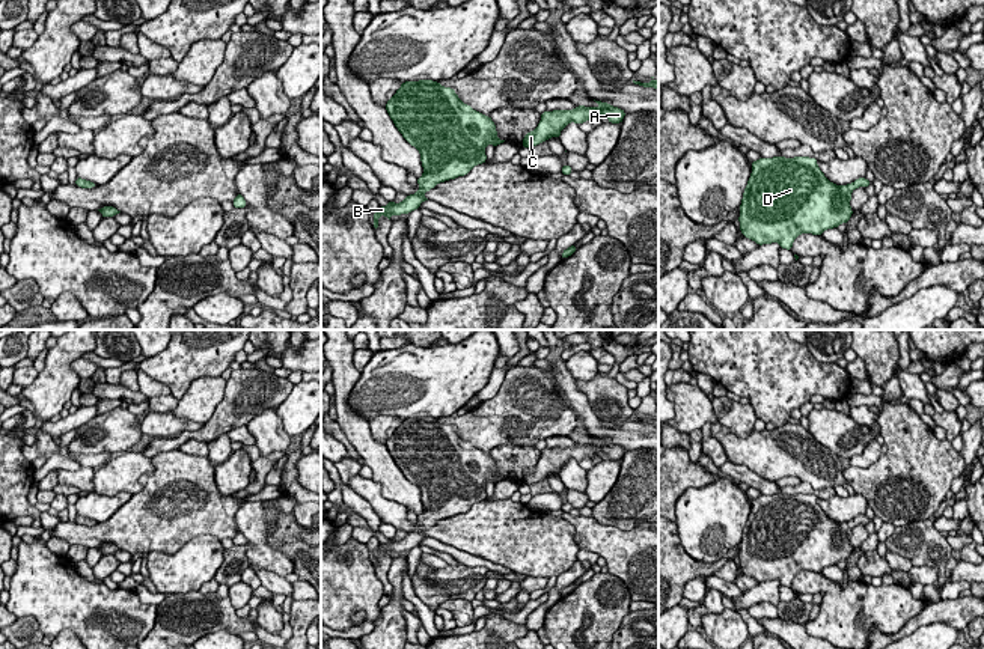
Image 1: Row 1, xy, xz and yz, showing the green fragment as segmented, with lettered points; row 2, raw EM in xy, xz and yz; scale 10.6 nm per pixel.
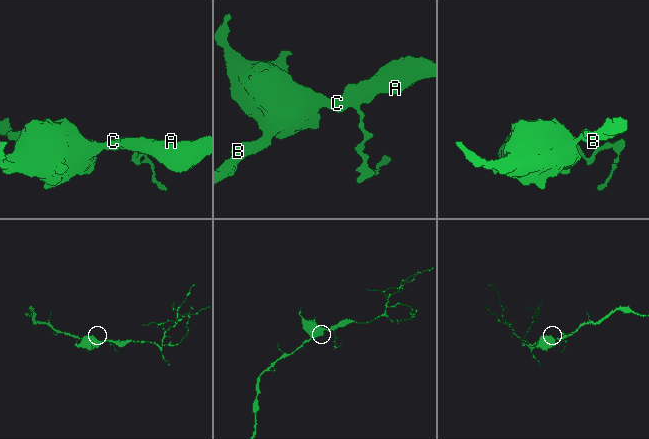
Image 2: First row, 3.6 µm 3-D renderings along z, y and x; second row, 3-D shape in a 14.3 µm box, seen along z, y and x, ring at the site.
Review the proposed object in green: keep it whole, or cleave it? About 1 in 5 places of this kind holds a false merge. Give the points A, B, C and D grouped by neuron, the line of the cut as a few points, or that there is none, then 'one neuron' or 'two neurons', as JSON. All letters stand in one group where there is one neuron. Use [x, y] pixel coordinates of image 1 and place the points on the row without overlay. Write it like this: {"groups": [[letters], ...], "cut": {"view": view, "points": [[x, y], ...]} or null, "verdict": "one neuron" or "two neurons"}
{"groups": [["A", "B", "C", "D"]], "cut": null, "verdict": "one neuron"}

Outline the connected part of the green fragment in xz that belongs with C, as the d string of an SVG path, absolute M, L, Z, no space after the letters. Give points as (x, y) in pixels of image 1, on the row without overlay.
M595 438L600 444L585 444L577 443L574 447L545 447L541 450L541 458L538 464L527 470L523 476L523 485L533 485L541 479L547 479L550 474L561 473L561 468L570 461L576 459L577 462L585 458L595 458L600 452L606 453L610 461L621 461L625 455L625 449L613 444L607 440Z

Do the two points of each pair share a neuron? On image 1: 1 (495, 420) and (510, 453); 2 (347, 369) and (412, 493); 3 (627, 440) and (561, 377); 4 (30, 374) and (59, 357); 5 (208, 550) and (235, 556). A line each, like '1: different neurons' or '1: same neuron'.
1: different neurons
2: same neuron
3: same neuron
4: different neurons
5: different neurons

